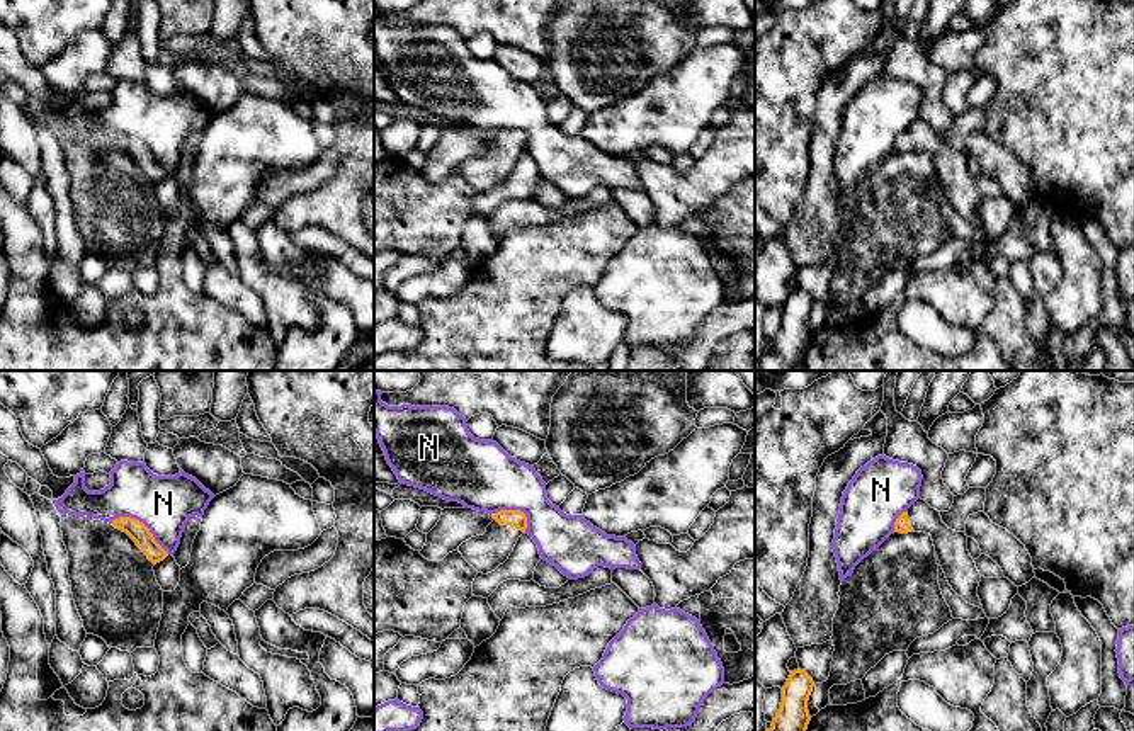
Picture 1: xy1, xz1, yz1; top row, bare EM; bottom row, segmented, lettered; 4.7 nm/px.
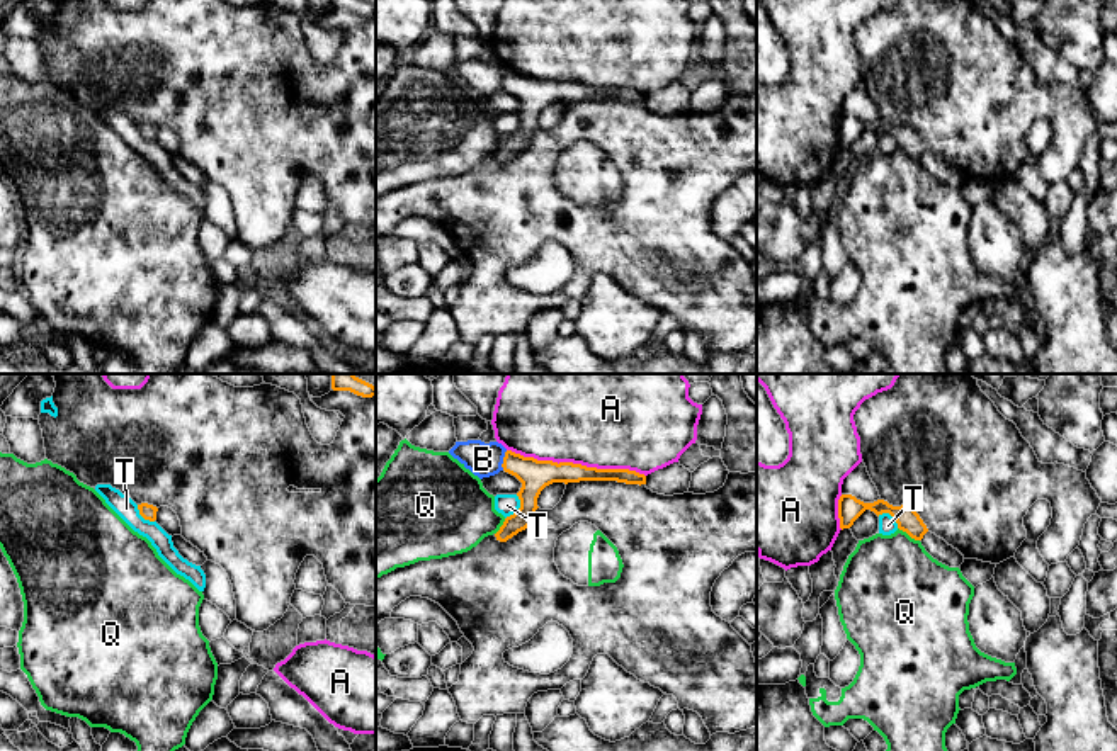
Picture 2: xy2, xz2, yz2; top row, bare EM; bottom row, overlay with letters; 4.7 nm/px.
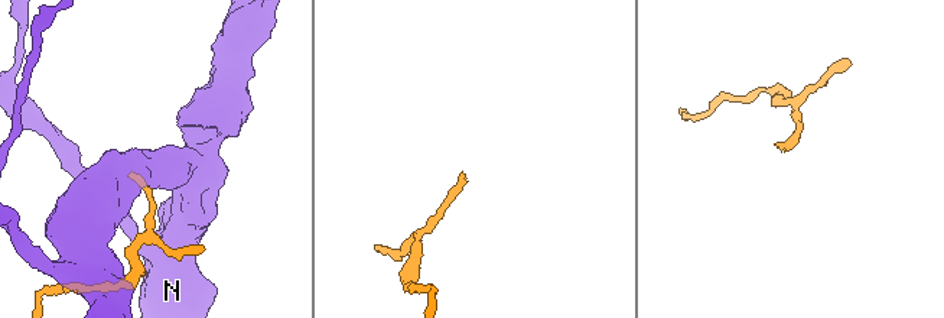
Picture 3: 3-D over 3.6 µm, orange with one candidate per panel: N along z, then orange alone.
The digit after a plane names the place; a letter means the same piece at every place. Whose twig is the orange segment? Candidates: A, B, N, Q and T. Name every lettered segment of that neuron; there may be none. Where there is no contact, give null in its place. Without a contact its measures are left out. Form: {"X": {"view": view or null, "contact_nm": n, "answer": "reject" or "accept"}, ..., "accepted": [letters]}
{"A": {"view": "xz2", "contact_nm": 650, "answer": "reject"}, "B": {"view": "xz2", "contact_nm": 100, "answer": "reject"}, "N": {"view": "xy1", "contact_nm": 320, "answer": "reject"}, "Q": {"view": "yz2", "contact_nm": 120, "answer": "reject"}, "T": {"view": "xz2", "contact_nm": 130, "answer": "reject"}, "accepted": []}

